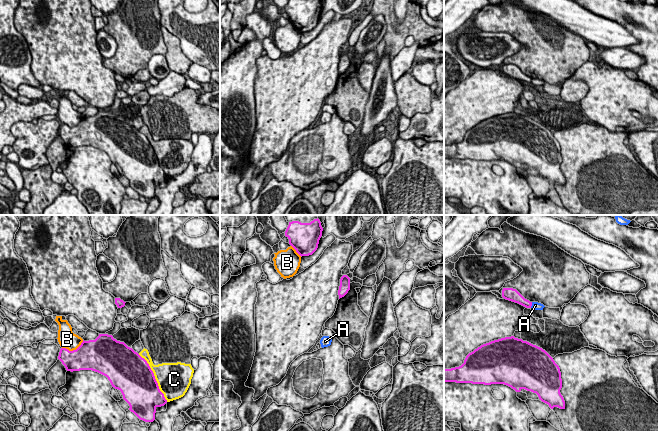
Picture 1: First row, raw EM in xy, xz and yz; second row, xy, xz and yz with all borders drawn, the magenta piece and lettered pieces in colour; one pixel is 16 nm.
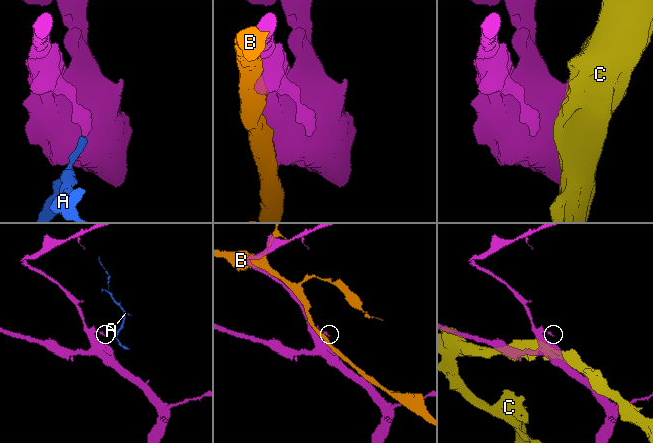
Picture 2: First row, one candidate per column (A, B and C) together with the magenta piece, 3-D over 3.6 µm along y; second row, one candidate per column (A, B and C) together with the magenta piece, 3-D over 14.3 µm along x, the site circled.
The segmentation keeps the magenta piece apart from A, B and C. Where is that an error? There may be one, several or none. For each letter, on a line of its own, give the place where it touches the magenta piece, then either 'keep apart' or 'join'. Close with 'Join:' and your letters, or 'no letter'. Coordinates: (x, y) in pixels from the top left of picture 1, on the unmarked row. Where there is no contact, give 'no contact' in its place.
A: yz (531, 81) | keep apart
B: xy (73, 126) | keep apart
C: xy (154, 153) | keep apart
Join: no letter

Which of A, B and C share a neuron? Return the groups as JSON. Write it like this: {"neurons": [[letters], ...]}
{"neurons": [["A"], ["B"], ["C"]]}

